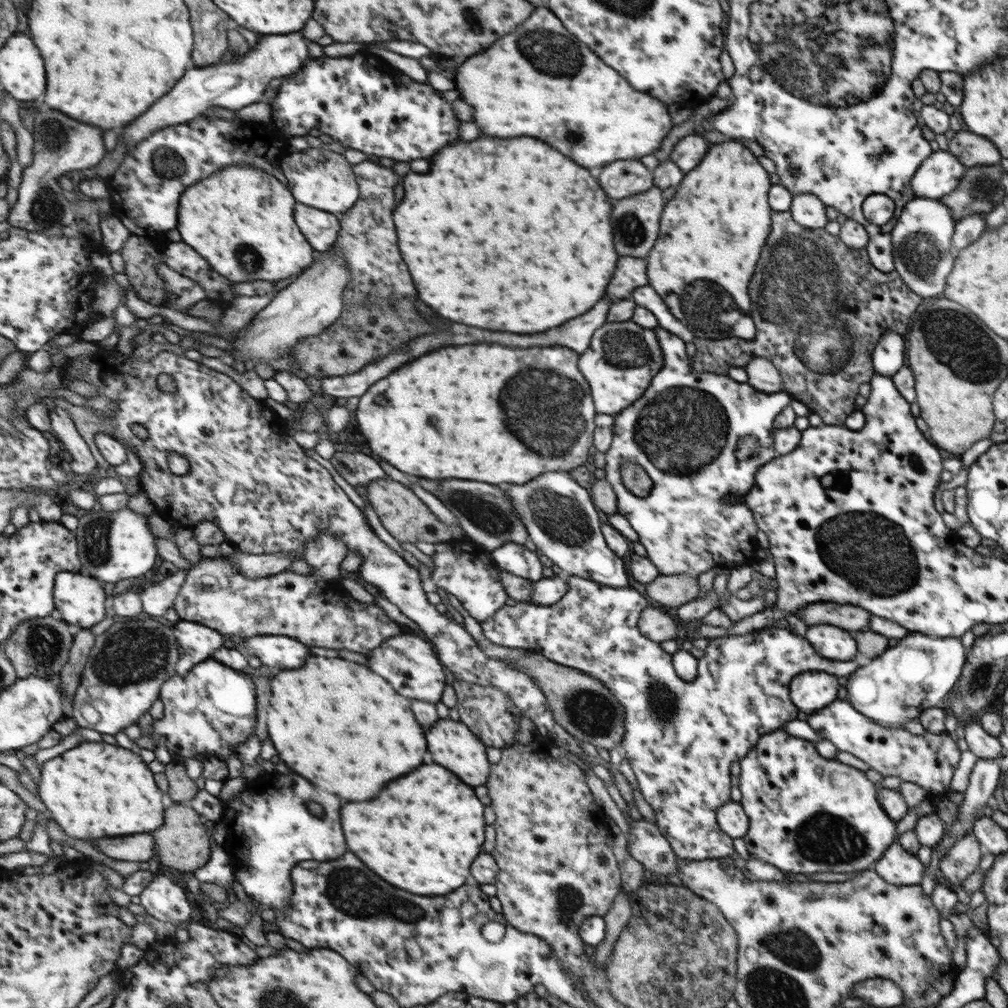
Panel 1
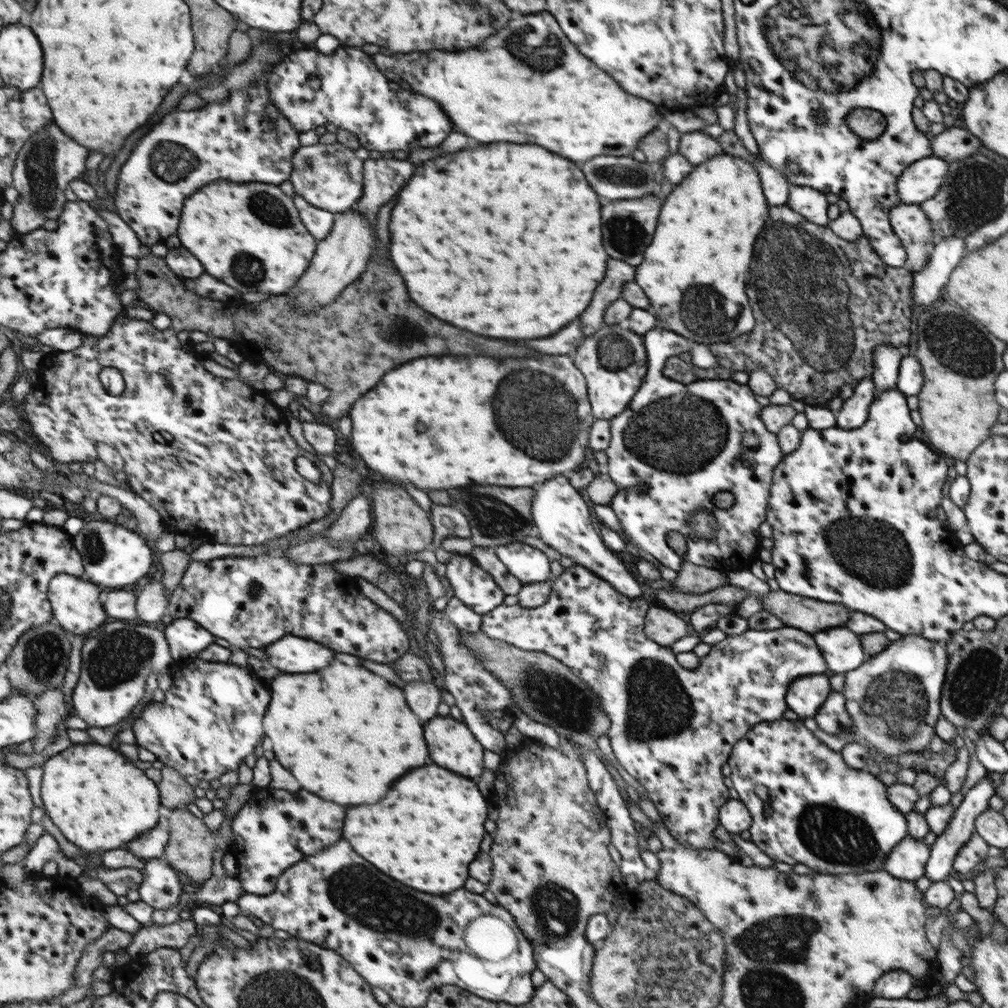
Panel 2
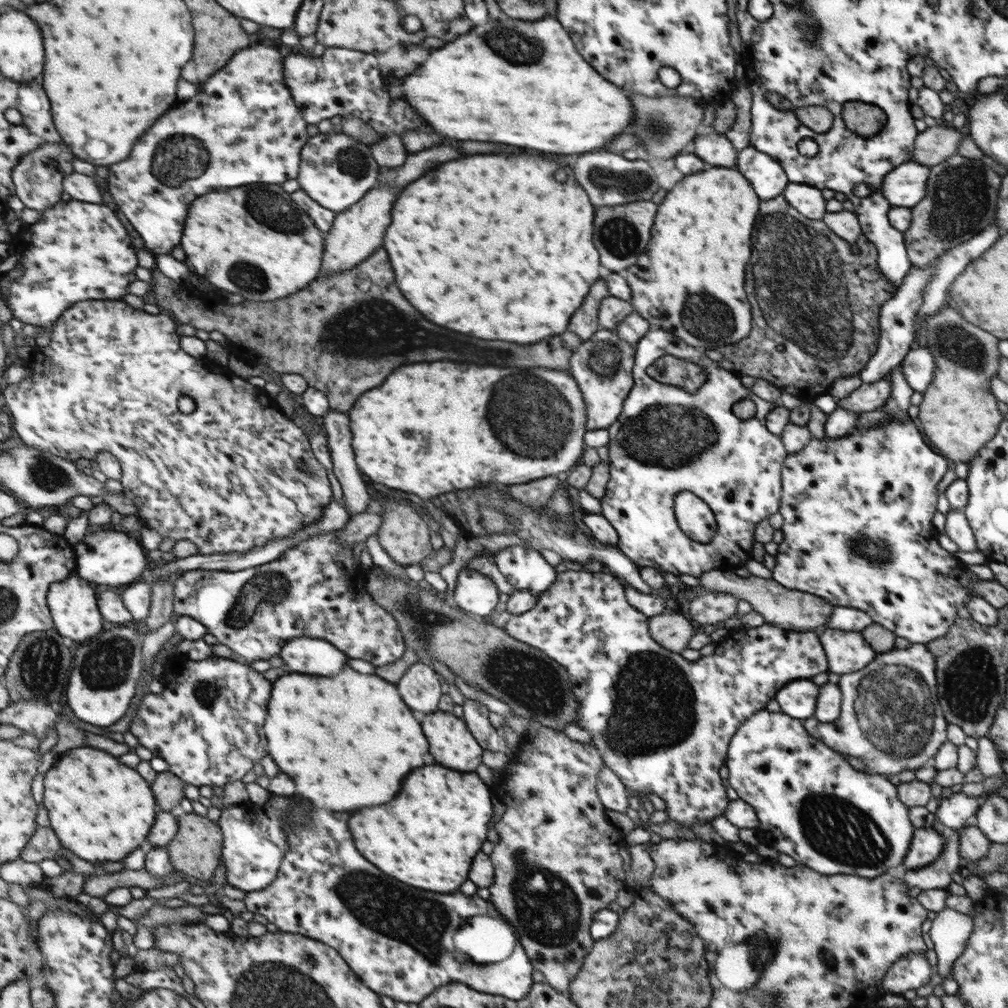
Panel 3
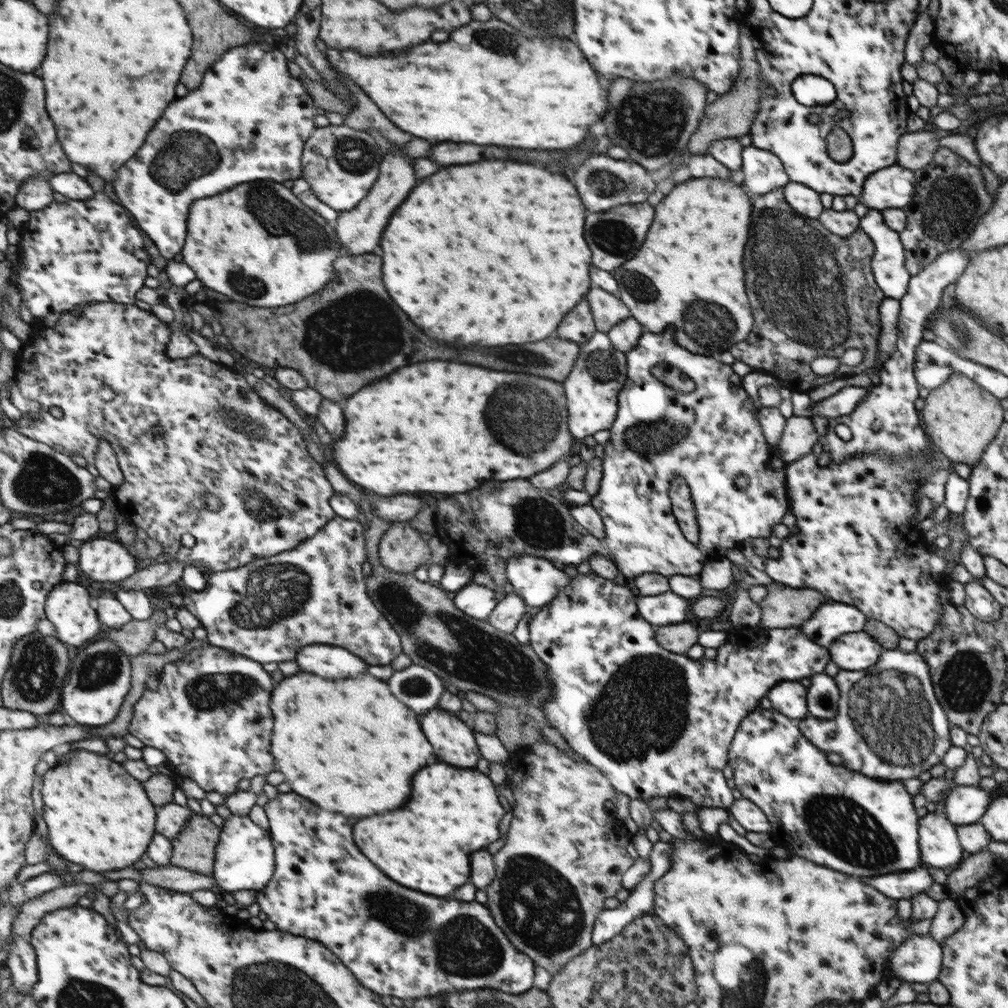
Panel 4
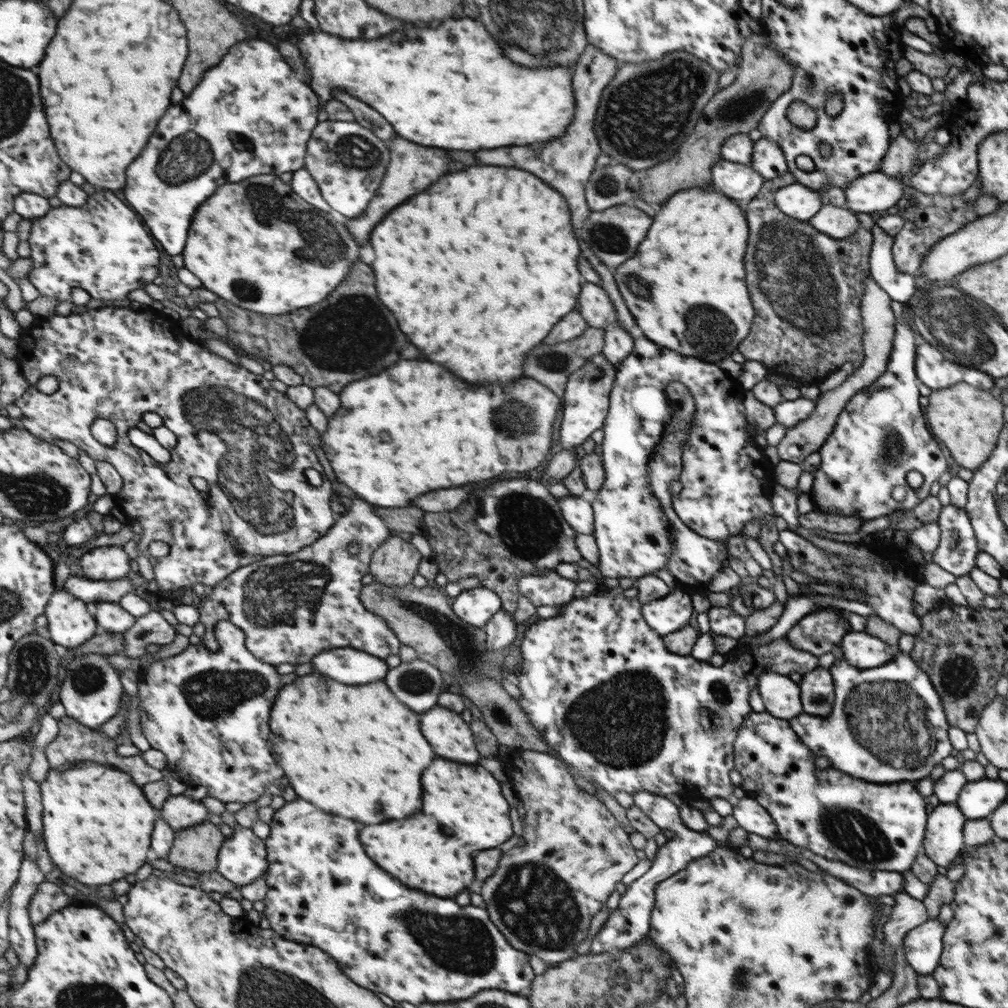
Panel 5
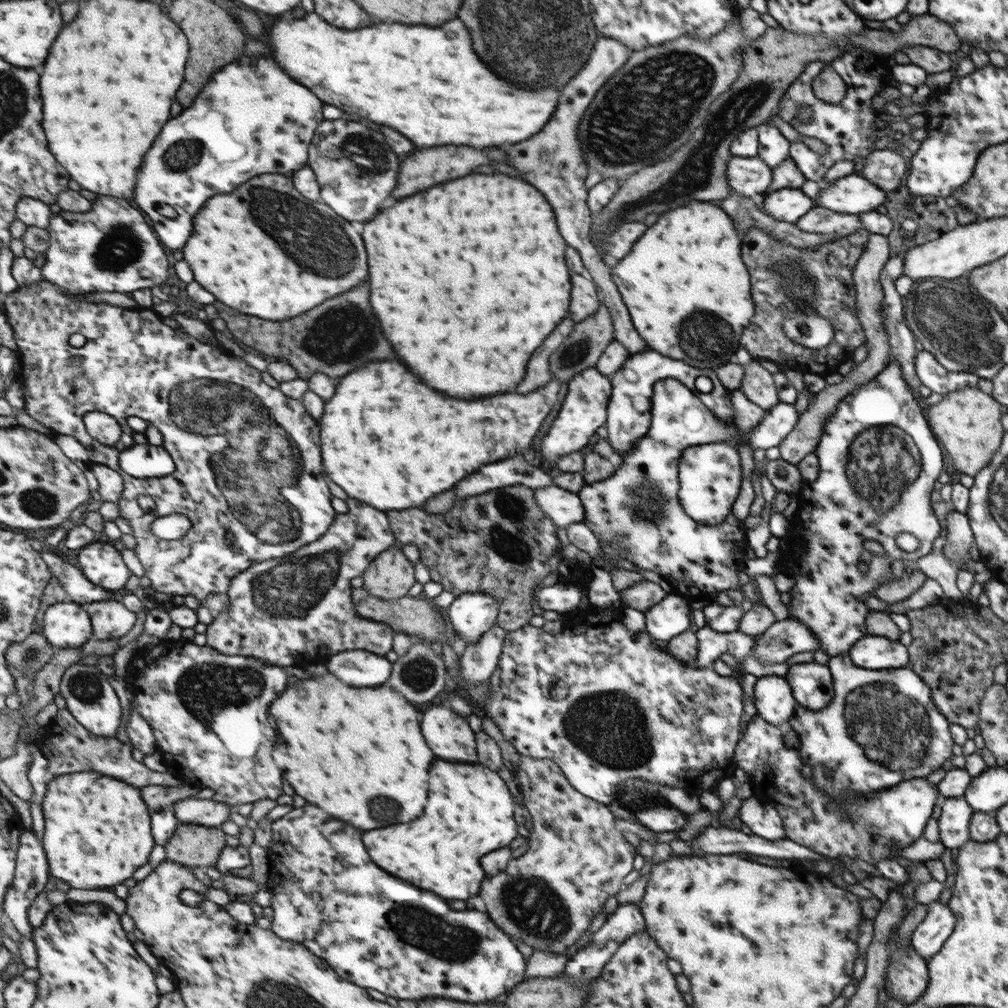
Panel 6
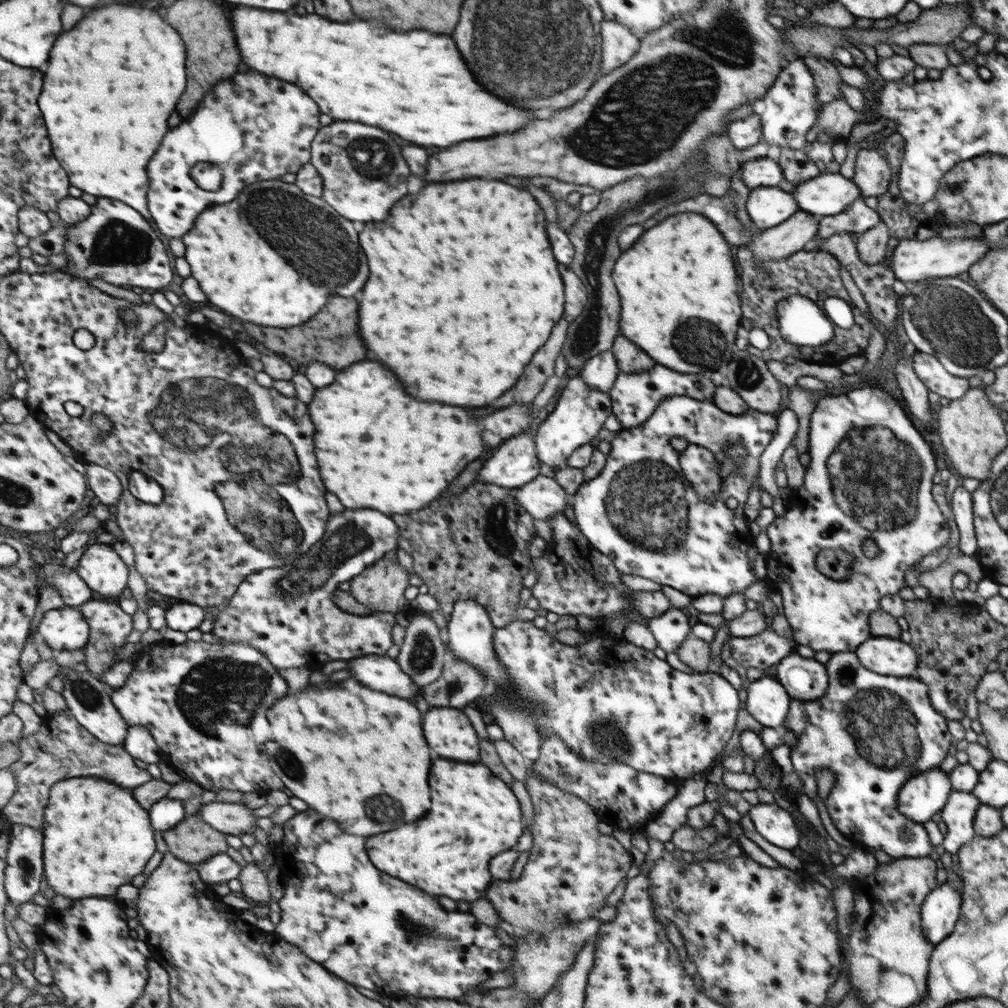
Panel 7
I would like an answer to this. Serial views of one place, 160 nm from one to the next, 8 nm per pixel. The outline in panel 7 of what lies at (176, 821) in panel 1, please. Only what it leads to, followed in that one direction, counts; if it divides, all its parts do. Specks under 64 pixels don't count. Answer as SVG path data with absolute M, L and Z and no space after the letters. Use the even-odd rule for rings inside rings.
M199 814L188 815L175 828L161 835L169 852L192 864L227 853L230 847L227 834L213 828Z

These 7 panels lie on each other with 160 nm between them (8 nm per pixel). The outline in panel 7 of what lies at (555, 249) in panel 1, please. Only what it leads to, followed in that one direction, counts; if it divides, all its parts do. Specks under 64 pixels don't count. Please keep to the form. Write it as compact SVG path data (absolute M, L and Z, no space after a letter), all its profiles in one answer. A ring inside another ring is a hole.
M461 180L451 184L433 184L425 186L419 194L409 194L397 208L393 208L389 220L367 224L361 232L361 246L369 256L371 278L365 286L365 298L361 300L361 332L365 332L365 344L369 344L371 352L377 352L377 360L393 366L393 370L409 384L409 392L417 396L417 400L453 404L453 406L485 406L491 400L500 398L505 390L509 390L519 378L523 366L531 360L539 346L547 340L553 324L562 318L563 284L557 272L557 262L553 260L547 236L545 236L545 216L533 200L531 194L519 190L515 186L497 182L497 180Z

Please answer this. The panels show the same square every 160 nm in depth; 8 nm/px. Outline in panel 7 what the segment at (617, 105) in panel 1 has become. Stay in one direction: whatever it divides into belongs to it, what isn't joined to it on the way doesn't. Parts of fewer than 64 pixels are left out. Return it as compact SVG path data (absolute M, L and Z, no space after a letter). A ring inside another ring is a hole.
M239 8L235 12L233 24L237 24L237 40L241 40L243 46L241 54L253 70L269 72L269 76L281 76L281 80L289 80L301 86L305 92L309 92L309 96L317 100L323 114L337 120L363 122L395 132L405 140L417 142L421 146L433 144L445 148L461 140L515 132L533 118L531 110L515 108L501 98L495 98L493 94L485 92L485 80L481 80L481 76L477 76L477 72L469 68L469 60L465 60L461 44L457 44L457 40L453 44L449 36L433 34L429 30L413 30L399 34L387 26L373 28L369 22L359 20L341 24L331 22L329 18L323 18L319 14L291 16L285 12L267 12L259 8Z

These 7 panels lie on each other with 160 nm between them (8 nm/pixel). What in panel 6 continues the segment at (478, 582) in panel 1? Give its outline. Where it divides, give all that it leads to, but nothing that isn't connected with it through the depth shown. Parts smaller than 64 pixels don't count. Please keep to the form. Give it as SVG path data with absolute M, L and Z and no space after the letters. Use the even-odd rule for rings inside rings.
M468 592L458 594L446 610L449 623L459 644L473 644L485 631L495 626L498 616L497 600L487 593Z

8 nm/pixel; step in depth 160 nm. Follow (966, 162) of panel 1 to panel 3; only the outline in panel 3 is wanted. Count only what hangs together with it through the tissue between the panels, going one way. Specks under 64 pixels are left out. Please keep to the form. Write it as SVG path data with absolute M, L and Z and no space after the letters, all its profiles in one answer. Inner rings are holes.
M934 125L921 131L914 140L913 161L935 166L947 157L957 154L957 145L964 135L951 126Z

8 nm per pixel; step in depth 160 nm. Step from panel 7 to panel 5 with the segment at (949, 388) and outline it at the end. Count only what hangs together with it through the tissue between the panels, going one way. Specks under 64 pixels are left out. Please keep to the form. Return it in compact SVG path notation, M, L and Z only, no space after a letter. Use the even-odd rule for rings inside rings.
M923 343L916 348L916 375L931 391L967 383L982 391L990 391L994 378L979 369L967 368L946 359L940 349Z

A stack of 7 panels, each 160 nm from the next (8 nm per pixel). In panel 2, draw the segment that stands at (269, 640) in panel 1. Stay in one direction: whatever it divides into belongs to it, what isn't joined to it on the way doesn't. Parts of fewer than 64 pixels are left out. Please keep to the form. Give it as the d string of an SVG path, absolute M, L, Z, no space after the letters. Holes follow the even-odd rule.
M295 635L284 636L277 643L265 648L269 656L269 664L281 668L283 672L303 674L303 672L319 672L333 658L335 652L311 639Z

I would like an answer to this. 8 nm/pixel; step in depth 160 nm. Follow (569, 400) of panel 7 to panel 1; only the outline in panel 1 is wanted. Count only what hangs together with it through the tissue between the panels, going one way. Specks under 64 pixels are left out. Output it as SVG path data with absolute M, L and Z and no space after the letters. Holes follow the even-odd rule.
M633 321L607 323L593 331L589 346L583 354L579 354L579 369L588 381L589 388L593 390L593 404L597 414L615 416L635 402L645 386L649 386L649 378L653 377L663 366L663 354L658 343L657 332L652 328L645 328ZM599 346L604 352L603 364L599 364ZM591 350L591 358L589 358Z

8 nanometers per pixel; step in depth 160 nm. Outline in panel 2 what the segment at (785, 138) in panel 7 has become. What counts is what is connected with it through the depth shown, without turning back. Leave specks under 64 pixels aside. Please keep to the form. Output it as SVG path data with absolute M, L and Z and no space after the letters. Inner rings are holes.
M757 154L755 161L750 164L755 169L757 176L760 176L760 185L765 194L765 200L769 202L769 206L780 206L788 203L788 191L790 190L789 182L784 174L777 172L773 166L767 165Z

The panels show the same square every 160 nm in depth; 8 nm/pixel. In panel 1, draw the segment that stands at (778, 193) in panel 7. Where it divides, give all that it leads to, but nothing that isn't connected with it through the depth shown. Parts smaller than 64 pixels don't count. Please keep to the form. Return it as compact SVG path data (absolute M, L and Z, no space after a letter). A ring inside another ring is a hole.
M811 194L795 195L792 197L791 212L792 219L803 228L824 229L827 224L825 217L825 205Z

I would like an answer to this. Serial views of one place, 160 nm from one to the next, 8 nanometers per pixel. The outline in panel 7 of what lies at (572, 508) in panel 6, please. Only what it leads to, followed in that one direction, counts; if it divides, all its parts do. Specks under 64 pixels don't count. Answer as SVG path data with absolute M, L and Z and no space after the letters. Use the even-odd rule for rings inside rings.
M537 475L531 482L508 491L537 520L553 518L567 504L566 492L555 479L542 475Z

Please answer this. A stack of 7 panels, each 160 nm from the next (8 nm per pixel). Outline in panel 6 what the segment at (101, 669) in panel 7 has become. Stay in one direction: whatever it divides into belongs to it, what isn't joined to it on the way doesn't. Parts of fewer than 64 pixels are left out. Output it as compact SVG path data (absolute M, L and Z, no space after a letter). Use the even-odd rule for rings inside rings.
M103 600L82 604L92 617L93 638L114 640L129 634L137 622L137 613L129 610L125 603L115 600Z

